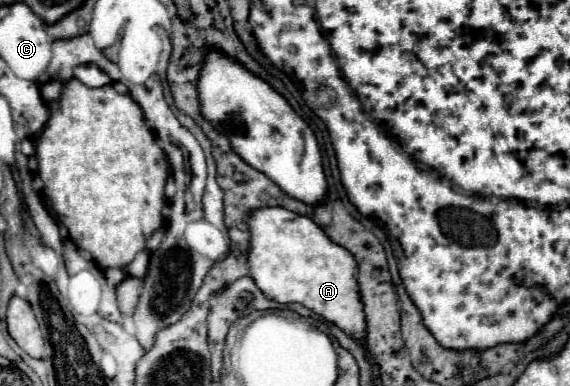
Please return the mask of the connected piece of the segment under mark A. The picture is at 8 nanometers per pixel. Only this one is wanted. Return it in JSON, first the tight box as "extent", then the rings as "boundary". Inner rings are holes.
{"extent":[249,207,367,341],"boundary":[[[265,207],[253,211],[249,217],[249,227],[251,227],[251,253],[249,253],[251,275],[255,283],[259,283],[259,289],[269,299],[277,303],[301,303],[303,307],[321,315],[325,321],[335,323],[349,337],[357,341],[363,341],[367,337],[365,309],[357,283],[357,261],[351,251],[333,243],[311,217],[297,215],[285,207]]]}

